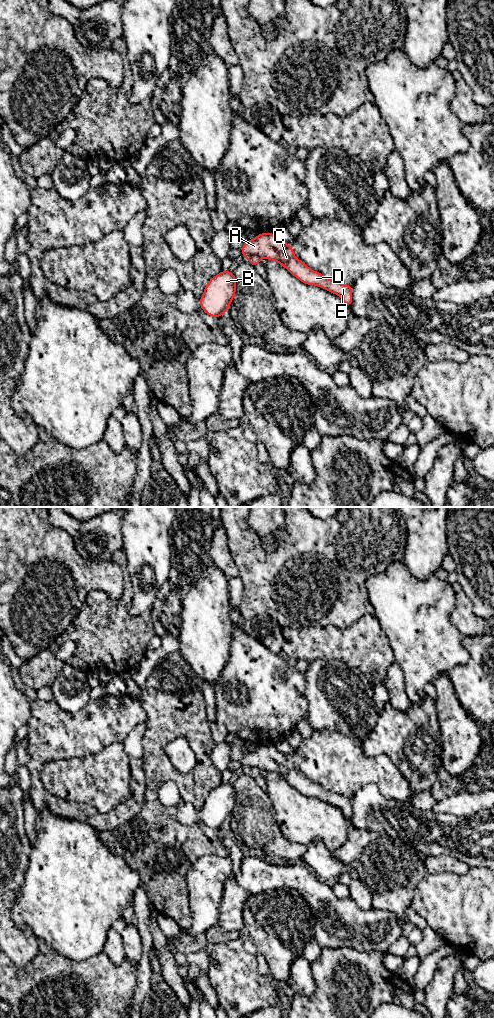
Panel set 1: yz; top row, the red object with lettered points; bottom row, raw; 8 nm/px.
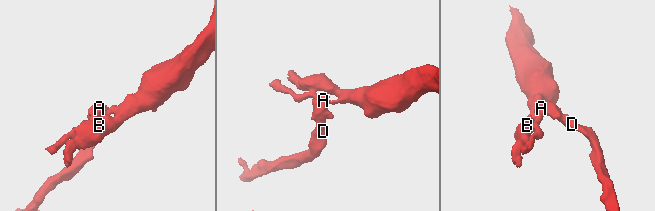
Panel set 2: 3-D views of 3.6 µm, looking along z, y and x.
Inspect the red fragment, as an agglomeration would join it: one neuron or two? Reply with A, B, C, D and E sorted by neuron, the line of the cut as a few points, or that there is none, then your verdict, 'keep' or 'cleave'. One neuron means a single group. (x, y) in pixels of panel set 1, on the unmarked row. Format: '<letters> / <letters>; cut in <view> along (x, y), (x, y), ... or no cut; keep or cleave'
A C D E / B; cut in yz along (259, 768), (252, 767), (248, 770); cleave

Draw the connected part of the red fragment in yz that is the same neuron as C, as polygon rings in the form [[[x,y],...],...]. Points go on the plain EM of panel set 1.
[[[274,745],[258,746],[255,751],[246,753],[241,763],[244,770],[257,767],[267,772],[277,773],[304,796],[317,797],[337,806],[350,820],[352,816],[352,797],[334,793],[310,781],[303,773],[295,769],[293,759],[278,751]]]

